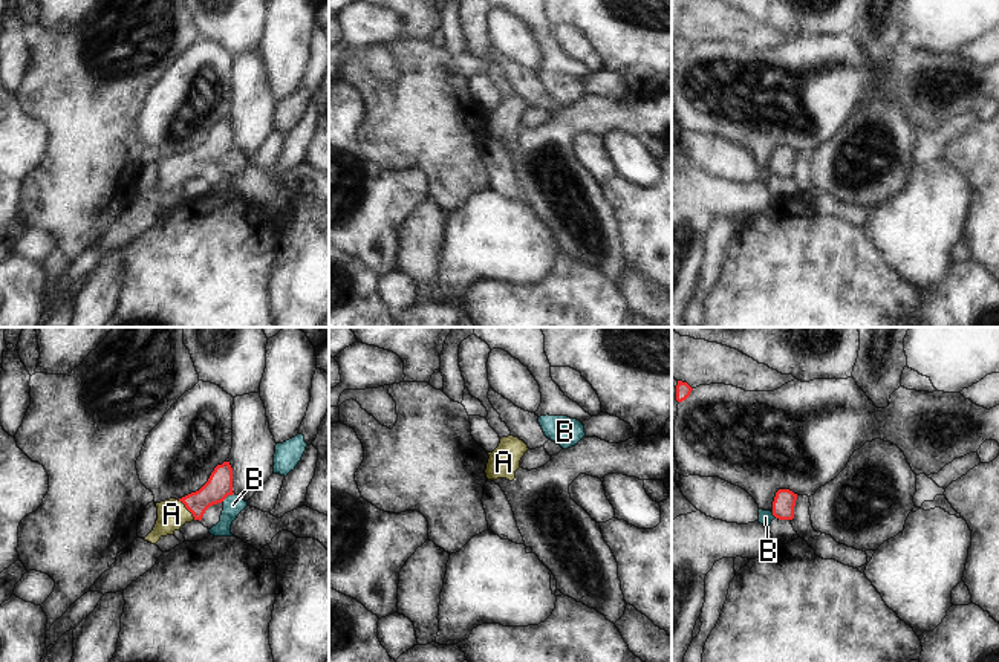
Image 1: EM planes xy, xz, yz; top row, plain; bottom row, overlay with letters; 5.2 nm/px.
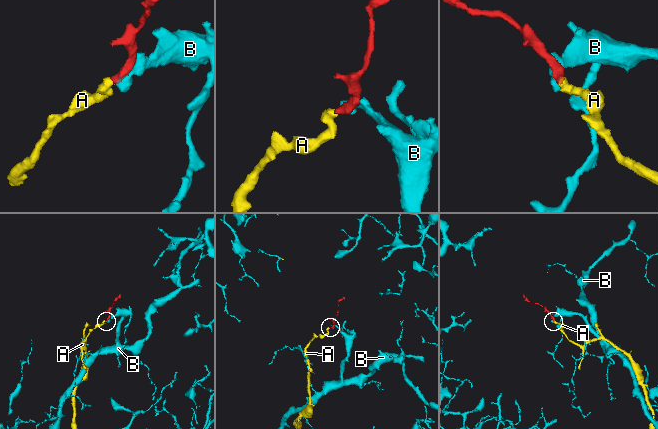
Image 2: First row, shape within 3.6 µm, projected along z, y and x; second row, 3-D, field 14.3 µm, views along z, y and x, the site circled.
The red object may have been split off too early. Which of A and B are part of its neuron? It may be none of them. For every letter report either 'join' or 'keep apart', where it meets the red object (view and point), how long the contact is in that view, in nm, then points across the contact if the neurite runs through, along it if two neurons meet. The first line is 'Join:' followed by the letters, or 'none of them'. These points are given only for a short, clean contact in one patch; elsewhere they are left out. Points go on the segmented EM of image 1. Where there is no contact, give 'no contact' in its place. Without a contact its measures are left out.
Join: A
A: join; contact xy (187, 508); length 140 nm; way xy (219, 485), (187, 508), (172, 514)
B: keep apart; contact xy (227, 496); length 90 nm

